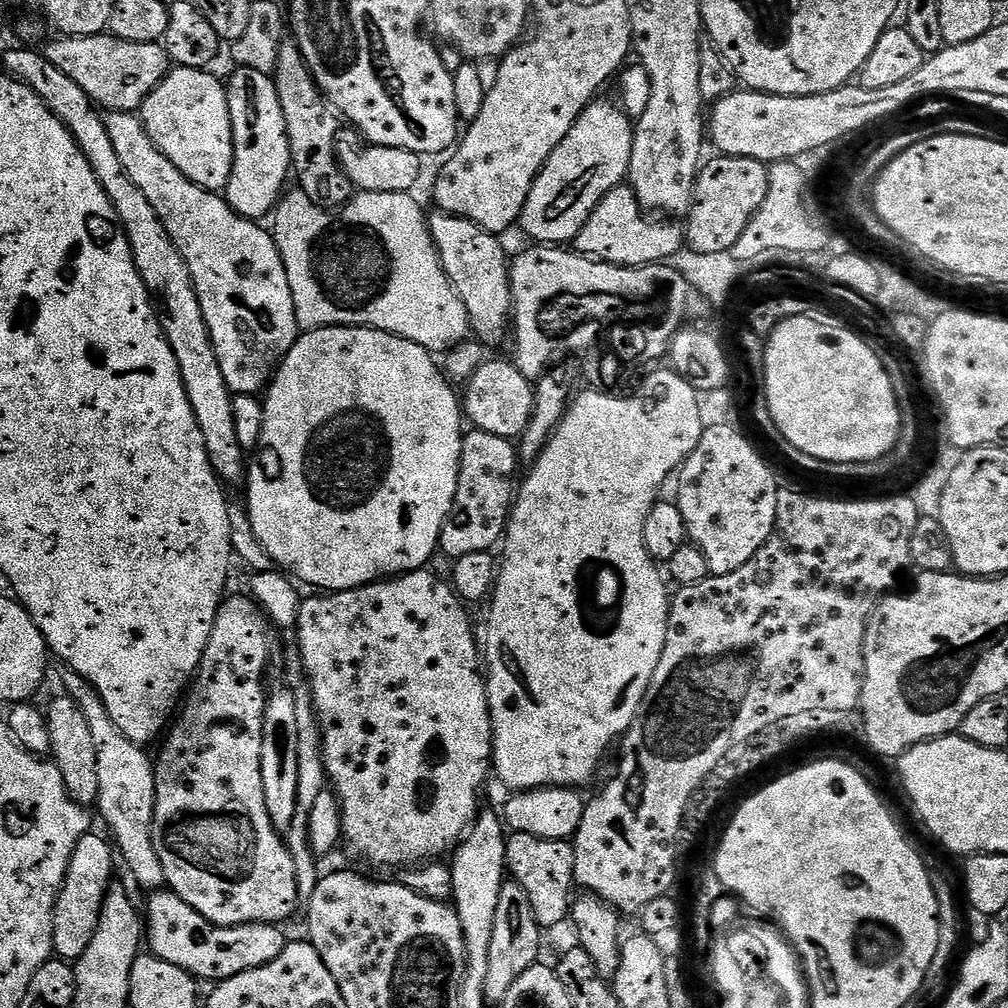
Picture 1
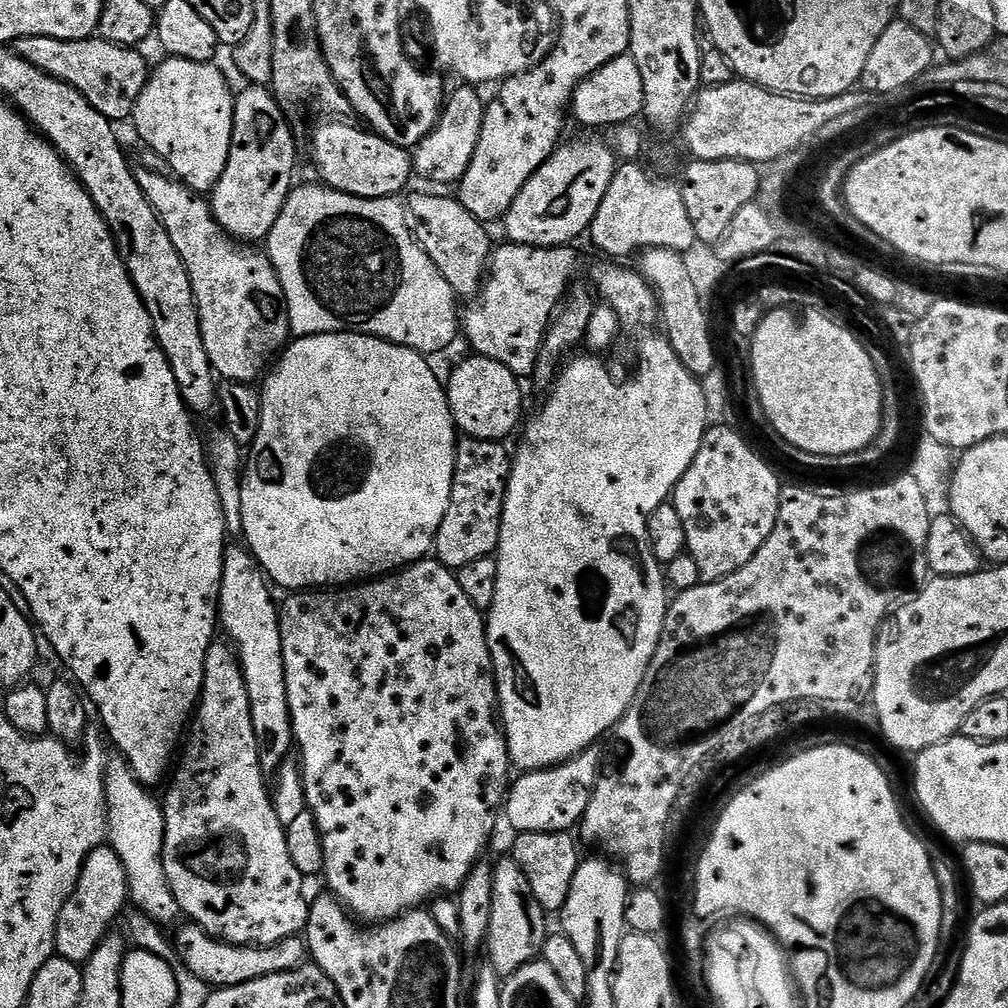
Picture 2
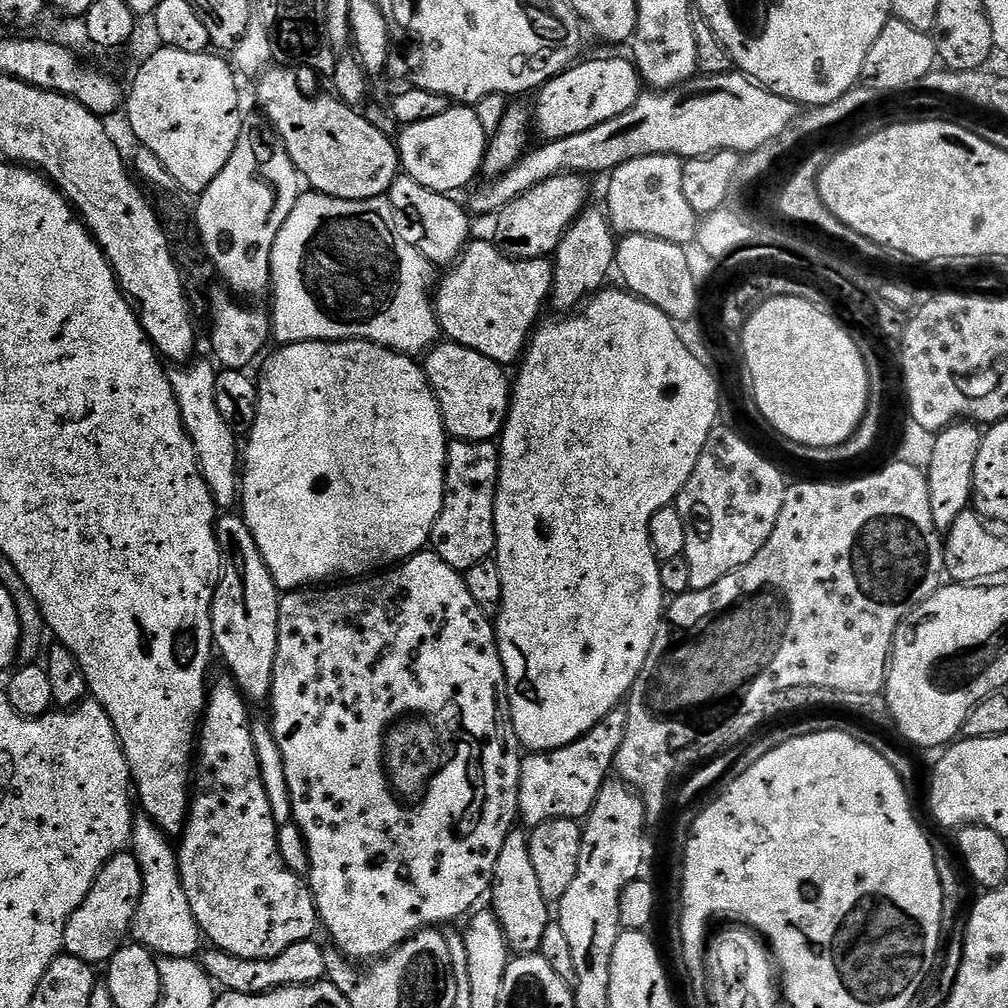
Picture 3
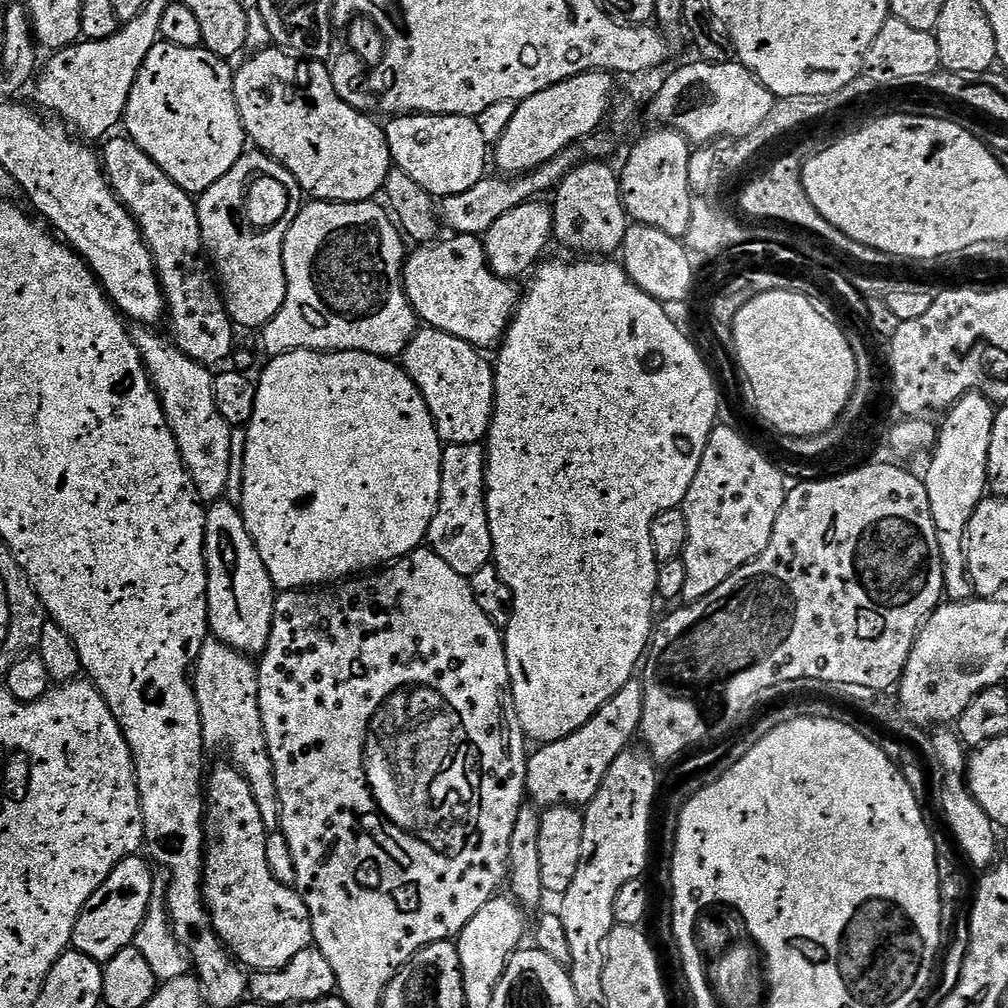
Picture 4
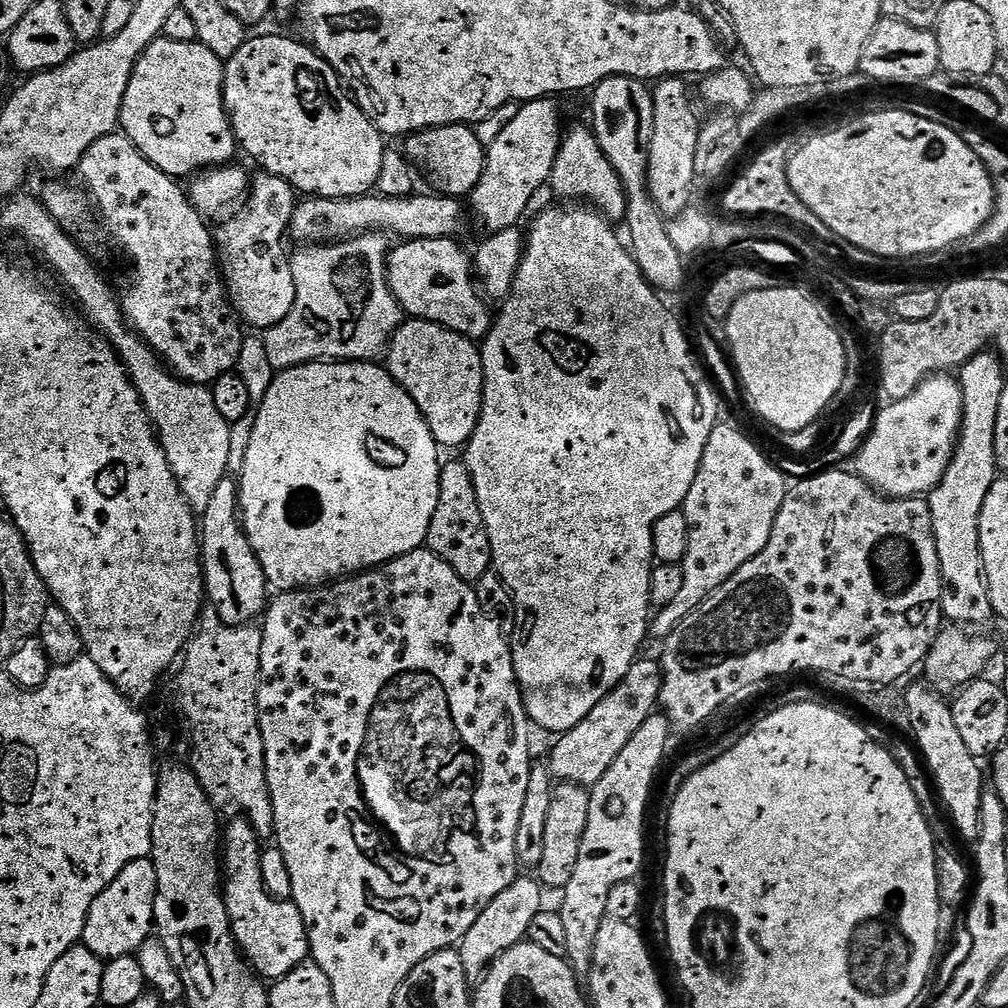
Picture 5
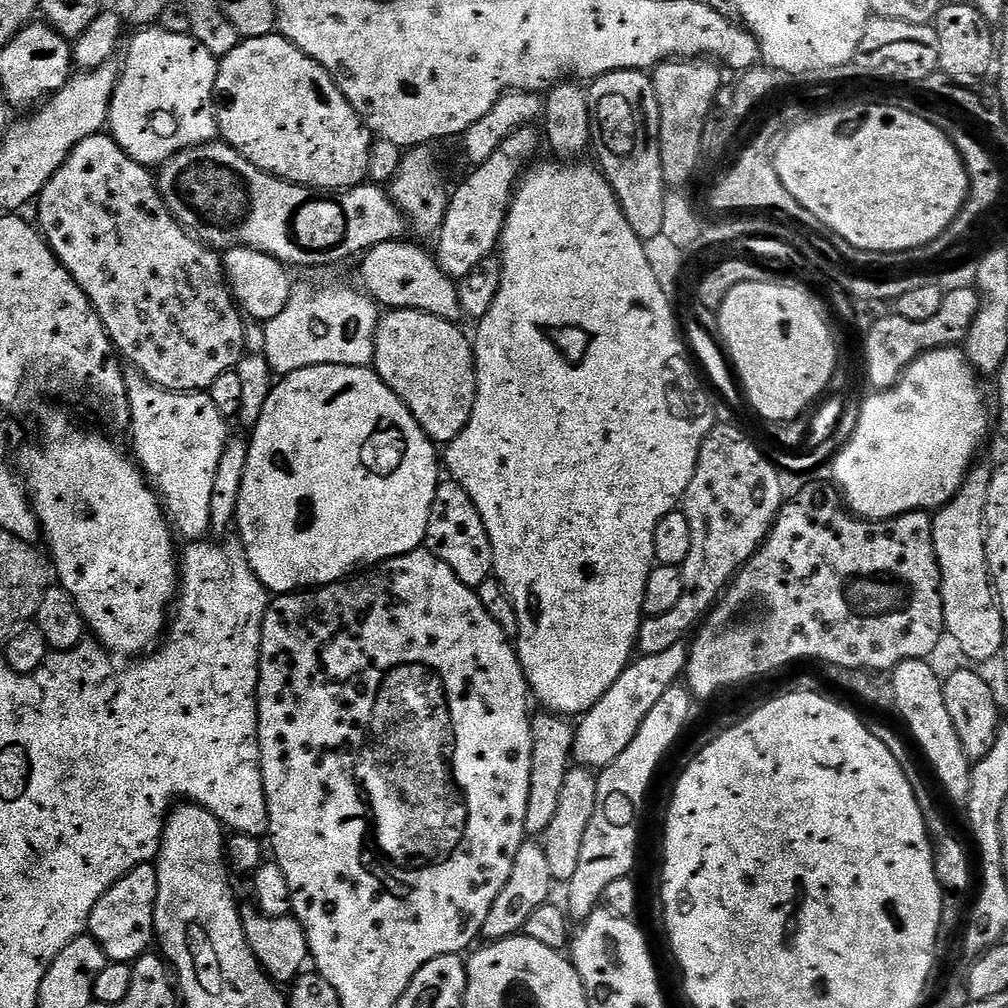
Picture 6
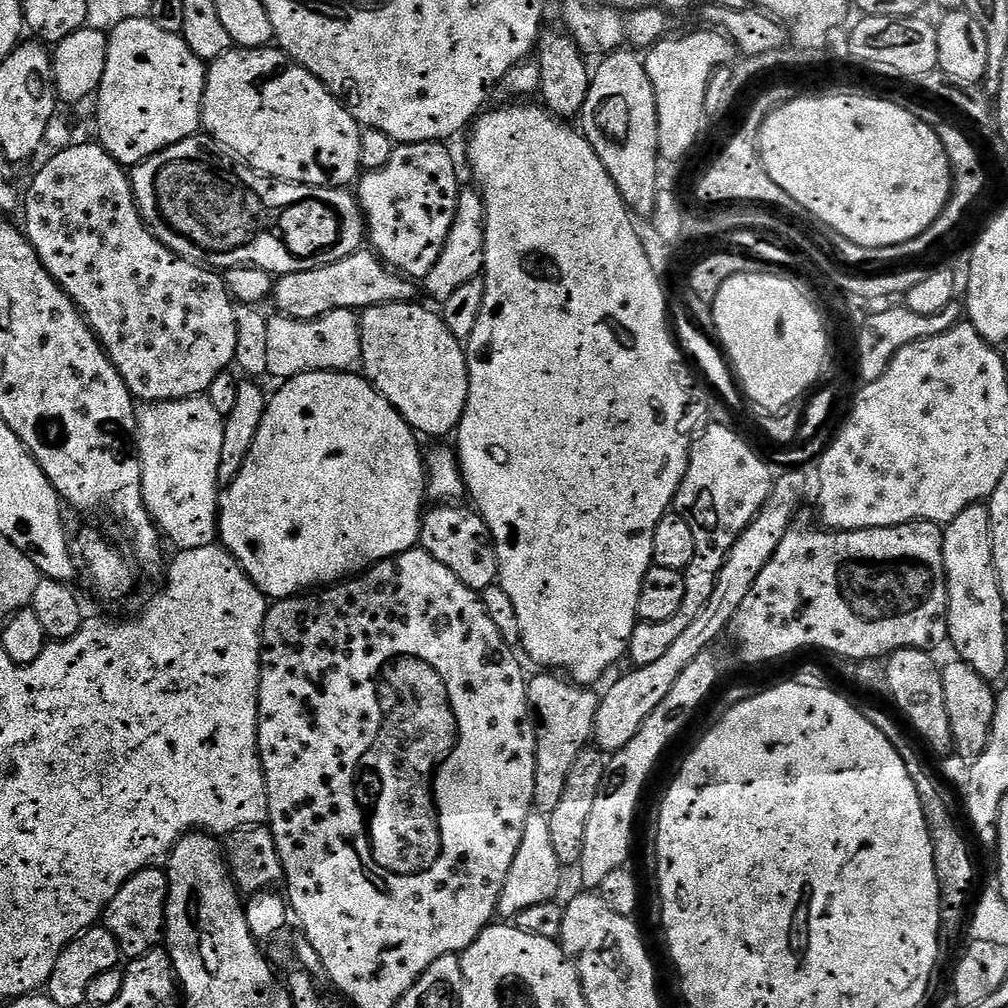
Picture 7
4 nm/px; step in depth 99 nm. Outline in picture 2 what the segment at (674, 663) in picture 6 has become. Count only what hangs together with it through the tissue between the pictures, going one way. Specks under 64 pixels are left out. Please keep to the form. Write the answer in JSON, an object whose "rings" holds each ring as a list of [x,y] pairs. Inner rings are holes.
{"rings":[[[599,747],[587,748],[582,754],[570,757],[553,768],[526,772],[511,781],[508,795],[502,805],[502,816],[508,819],[513,833],[572,832],[584,819],[586,806],[590,806],[592,791],[600,776],[602,756]]]}

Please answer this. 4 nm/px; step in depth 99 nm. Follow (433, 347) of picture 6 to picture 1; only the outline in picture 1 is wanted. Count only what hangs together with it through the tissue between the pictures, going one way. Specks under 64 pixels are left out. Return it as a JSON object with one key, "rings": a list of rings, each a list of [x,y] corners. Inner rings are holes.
{"rings":[[[485,359],[484,363],[474,370],[474,374],[466,383],[462,392],[462,412],[472,423],[473,429],[486,434],[498,434],[502,438],[512,440],[518,438],[526,430],[526,422],[530,422],[530,414],[534,410],[533,381],[521,374],[511,359]]]}

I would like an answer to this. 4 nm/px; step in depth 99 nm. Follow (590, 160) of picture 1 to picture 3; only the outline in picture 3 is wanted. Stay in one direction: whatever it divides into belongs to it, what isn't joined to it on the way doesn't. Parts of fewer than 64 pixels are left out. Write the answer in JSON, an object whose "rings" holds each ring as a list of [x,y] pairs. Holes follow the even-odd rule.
{"rings":[[[580,174],[555,176],[534,186],[534,190],[514,198],[514,202],[506,205],[495,217],[496,247],[514,260],[551,257],[564,237],[564,231],[576,221],[589,203],[588,184],[584,180],[587,179]]]}

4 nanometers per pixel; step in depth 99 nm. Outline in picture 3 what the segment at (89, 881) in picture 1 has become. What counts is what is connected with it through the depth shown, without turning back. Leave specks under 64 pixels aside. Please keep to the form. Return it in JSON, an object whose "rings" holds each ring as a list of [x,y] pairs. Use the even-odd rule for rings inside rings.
{"rings":[[[131,851],[119,852],[98,874],[92,884],[90,894],[70,914],[70,922],[66,922],[63,951],[74,958],[82,958],[82,962],[93,966],[107,965],[119,948],[123,948],[129,939],[131,924],[138,910],[139,900],[143,894],[142,870],[139,869]]]}

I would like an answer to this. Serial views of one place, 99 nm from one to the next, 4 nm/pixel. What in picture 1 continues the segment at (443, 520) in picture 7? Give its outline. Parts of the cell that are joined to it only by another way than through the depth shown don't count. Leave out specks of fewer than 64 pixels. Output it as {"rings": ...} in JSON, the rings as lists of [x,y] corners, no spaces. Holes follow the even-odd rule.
{"rings":[[[479,430],[467,433],[462,442],[460,473],[456,497],[450,506],[450,514],[440,535],[439,551],[455,562],[462,554],[492,552],[503,541],[508,518],[514,503],[512,479],[518,469],[518,448],[512,440],[498,434],[486,434]]]}

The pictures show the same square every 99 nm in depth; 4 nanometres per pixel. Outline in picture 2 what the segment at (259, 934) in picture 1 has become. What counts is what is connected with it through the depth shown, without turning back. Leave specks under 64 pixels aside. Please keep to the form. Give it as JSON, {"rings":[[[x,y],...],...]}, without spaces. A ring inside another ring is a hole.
{"rings":[[[185,923],[185,928],[174,936],[174,944],[180,953],[183,967],[202,978],[213,989],[238,986],[268,974],[294,970],[309,959],[308,941],[303,935],[291,936],[280,944],[253,946],[250,944],[228,944],[218,940],[209,932],[201,930],[199,924]]]}

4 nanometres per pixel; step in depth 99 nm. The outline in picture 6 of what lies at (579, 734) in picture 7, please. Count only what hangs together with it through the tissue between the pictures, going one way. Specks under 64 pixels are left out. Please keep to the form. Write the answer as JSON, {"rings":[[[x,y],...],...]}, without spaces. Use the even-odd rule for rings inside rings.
{"rings":[[[547,710],[541,711],[541,716],[538,714],[532,716],[532,765],[530,766],[530,798],[526,802],[526,822],[524,823],[524,831],[529,837],[540,838],[543,837],[544,831],[550,826],[550,821],[554,819],[554,814],[558,810],[558,802],[562,794],[562,785],[564,785],[564,780],[566,779],[566,774],[568,769],[573,767],[574,757],[572,754],[572,747],[574,746],[574,738],[576,737],[576,729],[565,717],[555,715]]]}

